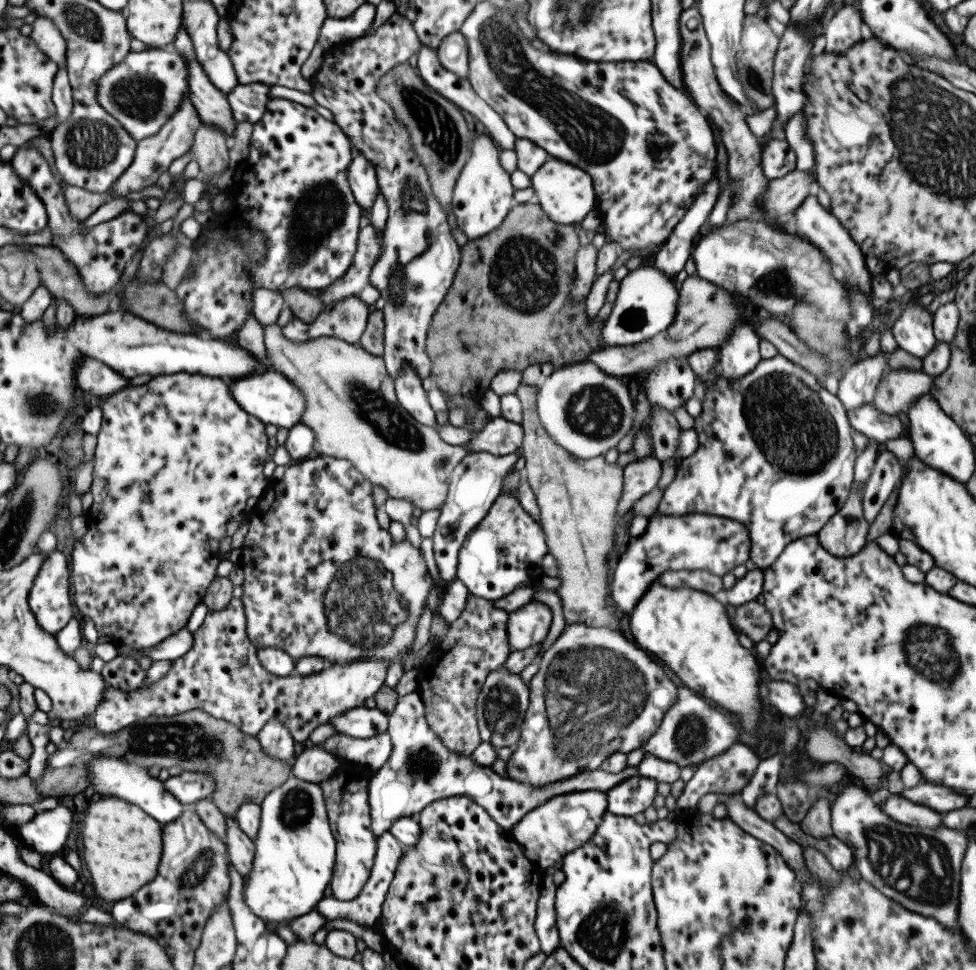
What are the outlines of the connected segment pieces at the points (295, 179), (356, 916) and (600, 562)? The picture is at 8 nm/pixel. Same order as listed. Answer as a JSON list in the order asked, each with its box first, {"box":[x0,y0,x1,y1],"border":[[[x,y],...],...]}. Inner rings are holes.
[{"box":[175,98,363,340],"border":[[[270,98],[263,117],[253,126],[247,164],[236,171],[235,185],[227,194],[229,204],[226,211],[214,214],[205,234],[194,243],[195,250],[206,247],[206,261],[198,267],[194,277],[185,273],[175,290],[184,304],[186,317],[220,340],[238,332],[246,319],[252,316],[255,288],[267,288],[277,293],[292,288],[321,290],[342,278],[354,264],[354,253],[363,226],[363,210],[355,202],[348,181],[348,166],[354,146],[334,121],[324,119],[312,107],[284,98]],[[242,223],[266,236],[267,257],[264,262],[250,260],[242,247]]]},{"box":[316,831,407,929],"border":[[[390,831],[384,832],[377,839],[377,851],[373,862],[373,869],[371,870],[370,878],[366,881],[363,889],[356,898],[348,901],[338,900],[334,897],[324,897],[317,904],[316,912],[322,916],[323,921],[330,921],[335,919],[344,919],[358,924],[358,926],[366,929],[372,928],[379,920],[382,912],[382,903],[386,898],[390,883],[395,877],[395,870],[398,866],[398,861],[403,855],[403,851],[407,846],[403,845],[395,836],[392,836]]]},{"box":[515,383,627,634],"border":[[[520,383],[515,395],[520,399],[523,419],[523,442],[520,451],[525,460],[524,478],[527,479],[540,509],[539,524],[545,534],[549,553],[558,563],[560,587],[556,589],[560,595],[562,612],[566,624],[585,624],[594,628],[608,628],[627,634],[627,615],[622,614],[612,602],[610,580],[608,580],[608,560],[614,548],[614,527],[617,524],[617,508],[623,495],[624,471],[620,467],[622,461],[609,463],[603,455],[584,460],[574,456],[558,446],[546,432],[537,413],[538,386]]]}]

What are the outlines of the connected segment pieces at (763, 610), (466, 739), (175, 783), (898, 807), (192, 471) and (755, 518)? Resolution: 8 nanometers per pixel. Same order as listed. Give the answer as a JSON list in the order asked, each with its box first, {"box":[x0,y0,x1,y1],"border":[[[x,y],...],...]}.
[{"box":[731,600,773,648],"border":[[[756,600],[738,605],[731,621],[739,633],[753,640],[754,648],[773,629],[770,611]]]},{"box":[418,593,511,755],"border":[[[470,593],[462,614],[449,624],[447,633],[423,664],[418,692],[424,703],[425,718],[428,727],[452,752],[471,755],[483,741],[476,716],[477,697],[490,672],[504,665],[511,654],[508,617],[509,613],[497,608],[494,601]]]},{"box":[164,771,216,806],"border":[[[184,771],[164,782],[164,789],[184,806],[193,806],[214,793],[216,784],[211,774]]]},{"box":[877,794,943,828],"border":[[[890,794],[884,802],[877,803],[896,822],[922,828],[938,828],[943,825],[941,813],[927,806],[910,802],[904,797]]]},{"box":[70,372,273,649],"border":[[[179,372],[155,376],[147,383],[126,387],[108,396],[102,404],[101,411],[103,417],[101,429],[97,434],[93,481],[89,489],[93,494],[93,503],[84,513],[87,532],[75,542],[70,560],[74,602],[83,616],[90,616],[95,622],[100,636],[113,636],[120,645],[126,645],[130,649],[150,649],[160,645],[188,624],[192,611],[203,602],[210,584],[218,577],[217,568],[222,561],[220,545],[227,537],[227,522],[230,518],[241,516],[248,498],[261,497],[265,489],[271,485],[272,481],[262,473],[262,469],[268,456],[268,448],[273,442],[266,435],[265,422],[242,410],[237,400],[234,400],[228,381],[201,374]]]},{"box":[656,353,856,570],"border":[[[778,353],[769,359],[762,359],[753,368],[752,372],[742,375],[739,379],[729,379],[722,374],[713,385],[709,387],[701,386],[699,393],[702,396],[702,410],[698,417],[695,418],[693,429],[698,435],[698,450],[690,456],[683,458],[676,468],[674,480],[666,487],[662,499],[658,505],[656,513],[663,515],[682,516],[683,514],[700,514],[714,515],[724,519],[738,520],[748,529],[750,541],[749,558],[758,569],[765,570],[780,556],[780,553],[793,540],[800,537],[817,535],[819,530],[834,516],[848,495],[851,493],[855,475],[856,449],[853,443],[847,410],[841,403],[837,395],[831,394],[813,374],[810,374],[805,368],[788,360],[785,356]]]}]

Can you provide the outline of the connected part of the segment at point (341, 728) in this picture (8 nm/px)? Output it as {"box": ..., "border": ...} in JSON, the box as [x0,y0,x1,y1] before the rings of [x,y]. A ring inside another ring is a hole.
{"box":[330,708,389,738],"border":[[[352,708],[344,714],[338,714],[330,720],[338,733],[353,736],[353,738],[370,738],[381,732],[387,732],[389,716],[376,708]]]}

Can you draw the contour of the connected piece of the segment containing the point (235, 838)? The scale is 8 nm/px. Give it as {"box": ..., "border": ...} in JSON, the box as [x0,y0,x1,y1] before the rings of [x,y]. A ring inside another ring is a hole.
{"box":[225,816,255,879],"border":[[[225,816],[226,846],[229,862],[247,879],[248,873],[252,870],[252,861],[255,855],[254,841],[239,827],[234,817]]]}

